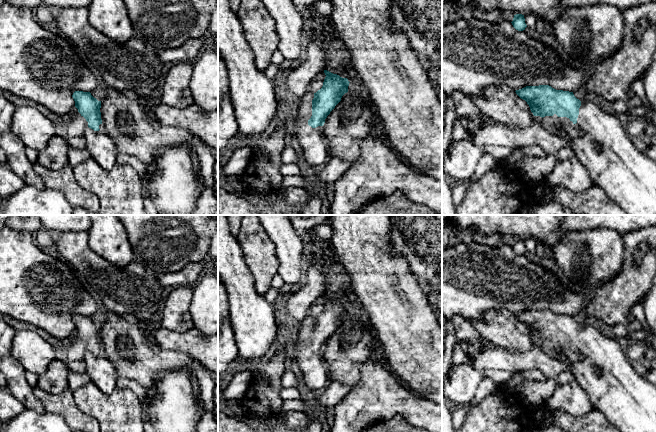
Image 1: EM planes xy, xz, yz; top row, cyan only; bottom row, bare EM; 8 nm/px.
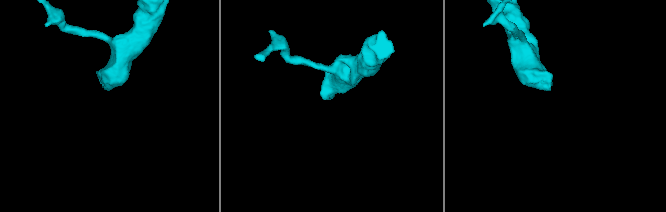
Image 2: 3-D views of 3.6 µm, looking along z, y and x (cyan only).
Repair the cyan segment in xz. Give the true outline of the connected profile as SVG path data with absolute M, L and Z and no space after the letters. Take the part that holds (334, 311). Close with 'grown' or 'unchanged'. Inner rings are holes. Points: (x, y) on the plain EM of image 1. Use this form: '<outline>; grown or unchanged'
M324 294L323 310L316 317L310 314L300 321L300 330L295 348L296 362L303 373L304 381L311 392L325 388L330 382L323 359L325 343L342 320L348 316L349 305Z; grown

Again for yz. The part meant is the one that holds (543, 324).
M549 309L526 310L515 316L527 326L534 340L542 342L542 348L551 356L560 359L563 353L582 356L583 359L571 367L574 380L586 391L595 409L601 411L611 423L622 432L656 432L656 386L633 369L626 352L615 339L603 335L591 325L580 325L573 316L556 314Z; grown

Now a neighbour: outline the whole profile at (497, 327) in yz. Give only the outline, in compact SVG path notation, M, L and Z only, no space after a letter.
M506 309L489 310L481 318L474 318L472 321L481 335L481 343L497 345L520 352L528 351L534 345L535 340L531 336L527 326L521 323L515 314Z

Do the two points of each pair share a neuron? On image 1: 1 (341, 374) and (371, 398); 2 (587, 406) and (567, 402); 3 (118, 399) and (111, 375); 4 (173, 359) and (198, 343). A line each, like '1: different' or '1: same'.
1: different
2: same
3: different
4: different

